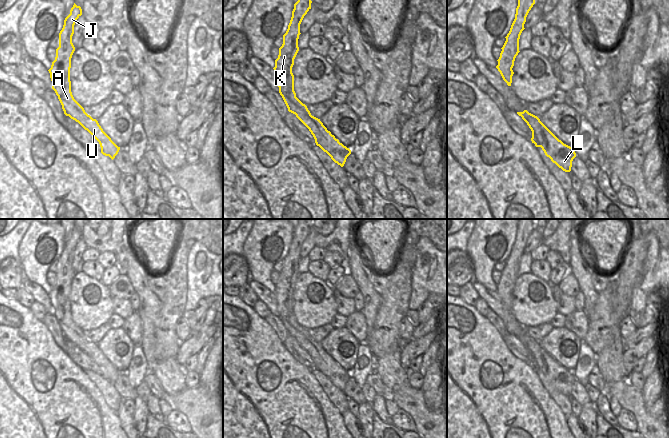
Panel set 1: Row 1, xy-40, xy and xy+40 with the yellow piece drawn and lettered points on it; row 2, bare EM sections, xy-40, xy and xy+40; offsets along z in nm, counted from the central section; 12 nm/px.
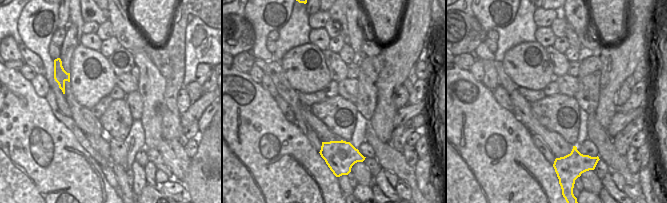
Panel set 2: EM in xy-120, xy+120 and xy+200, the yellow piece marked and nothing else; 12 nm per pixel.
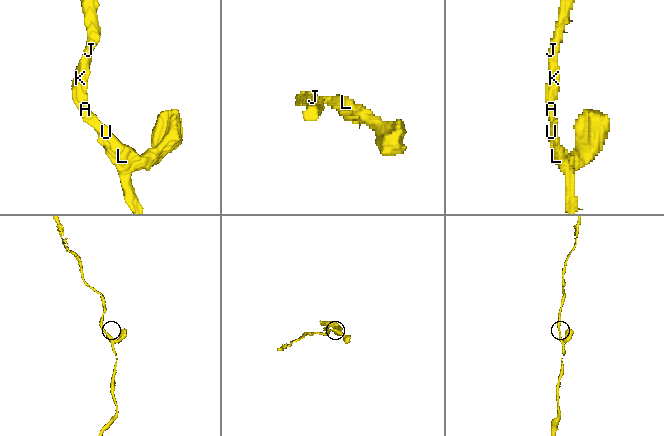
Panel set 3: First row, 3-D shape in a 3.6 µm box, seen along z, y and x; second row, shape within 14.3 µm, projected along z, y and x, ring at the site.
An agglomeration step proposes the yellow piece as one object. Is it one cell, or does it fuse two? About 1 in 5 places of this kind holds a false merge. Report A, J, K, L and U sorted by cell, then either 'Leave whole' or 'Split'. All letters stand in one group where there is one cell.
Groups: A J K L U. Leave whole

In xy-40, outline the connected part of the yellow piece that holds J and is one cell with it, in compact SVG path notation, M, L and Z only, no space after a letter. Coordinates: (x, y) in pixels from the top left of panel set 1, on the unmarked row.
M74 227L59 257L59 271L56 273L55 284L48 295L52 305L52 313L58 320L64 338L87 354L99 366L101 377L113 384L118 378L120 371L103 355L98 345L85 336L84 332L74 323L71 316L70 292L71 282L75 275L72 260L76 244L81 239L81 231Z

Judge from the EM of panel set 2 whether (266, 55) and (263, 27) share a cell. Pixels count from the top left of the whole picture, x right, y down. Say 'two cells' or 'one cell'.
one cell

